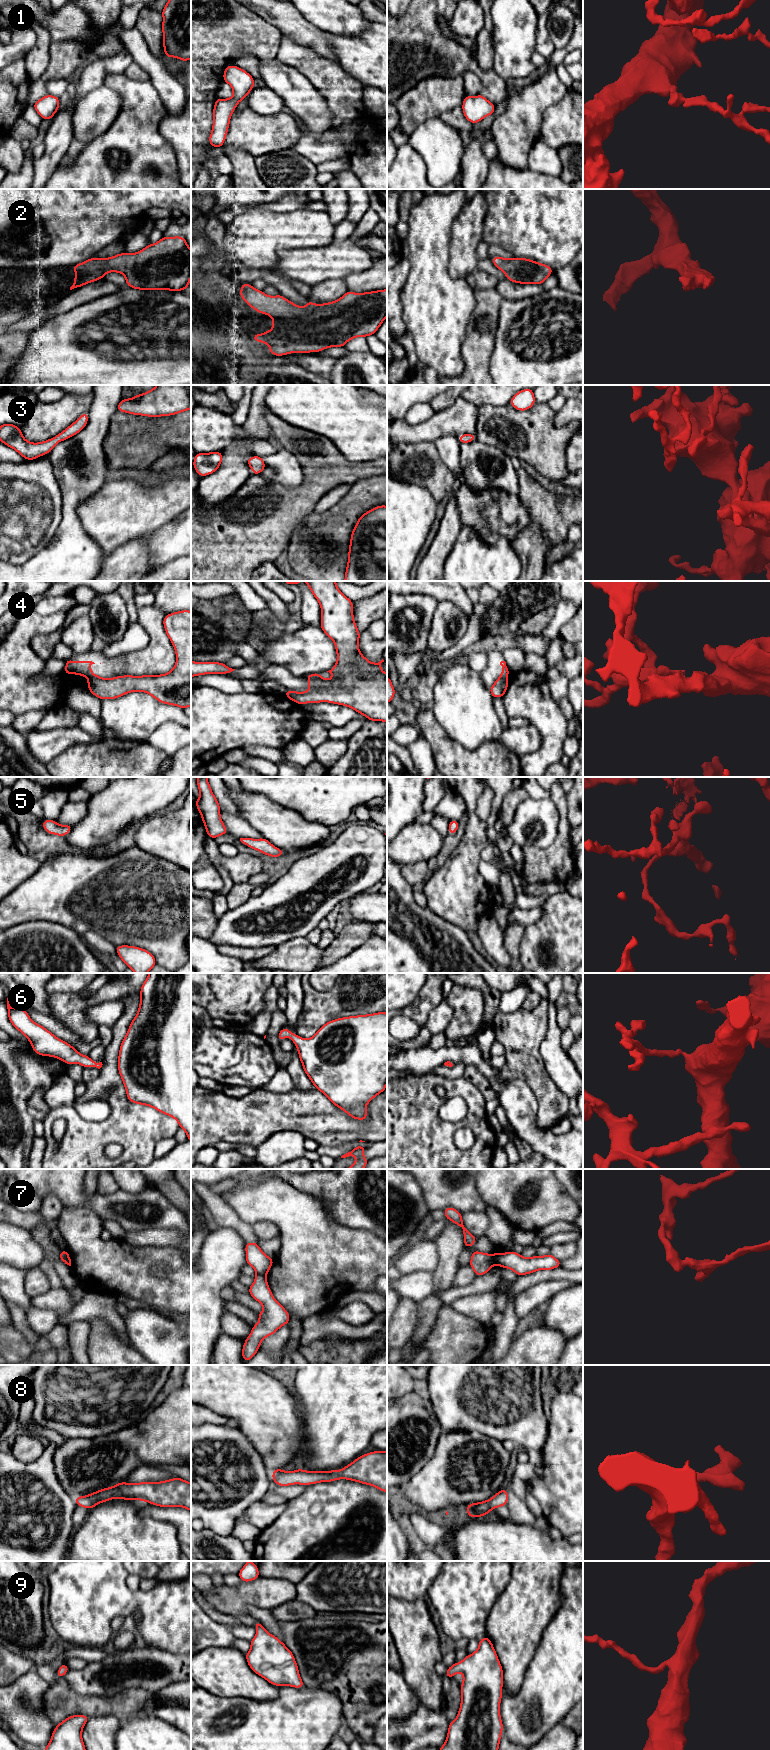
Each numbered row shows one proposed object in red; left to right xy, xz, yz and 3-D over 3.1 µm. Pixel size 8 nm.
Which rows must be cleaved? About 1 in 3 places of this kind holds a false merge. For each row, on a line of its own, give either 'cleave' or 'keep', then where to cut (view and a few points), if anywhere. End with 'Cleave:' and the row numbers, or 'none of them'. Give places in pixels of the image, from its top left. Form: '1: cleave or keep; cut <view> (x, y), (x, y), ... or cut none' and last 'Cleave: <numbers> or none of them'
1: keep; cut none
2: keep; cut none
3: keep; cut none
4: cleave; cut xy (102, 678), (89, 679)
5: keep; cut none
6: keep; cut none
7: cleave; cut xz (256, 1273), (265, 1275)
8: keep; cut none
9: keep; cut none
Cleave: 4, 7

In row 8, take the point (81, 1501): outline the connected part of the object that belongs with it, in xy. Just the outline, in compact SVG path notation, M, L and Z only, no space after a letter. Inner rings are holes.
M179 1477L161 1482L120 1482L86 1496L75 1498L76 1506L92 1509L113 1498L146 1501L160 1507L180 1506L191 1511L191 1483Z

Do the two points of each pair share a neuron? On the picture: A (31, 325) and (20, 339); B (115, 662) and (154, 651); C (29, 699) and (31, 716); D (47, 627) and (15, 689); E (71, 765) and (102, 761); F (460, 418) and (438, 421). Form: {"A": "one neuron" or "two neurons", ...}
{"A": "two neurons", "B": "one neuron", "C": "two neurons", "D": "one neuron", "E": "one neuron", "F": "one neuron"}

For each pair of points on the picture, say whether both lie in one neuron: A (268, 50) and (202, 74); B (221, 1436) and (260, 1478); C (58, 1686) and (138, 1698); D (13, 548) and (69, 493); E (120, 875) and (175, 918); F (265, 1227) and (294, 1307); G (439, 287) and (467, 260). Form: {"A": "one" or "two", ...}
{"A": "one", "B": "one", "C": "one", "D": "two", "E": "one", "F": "two", "G": "two"}

